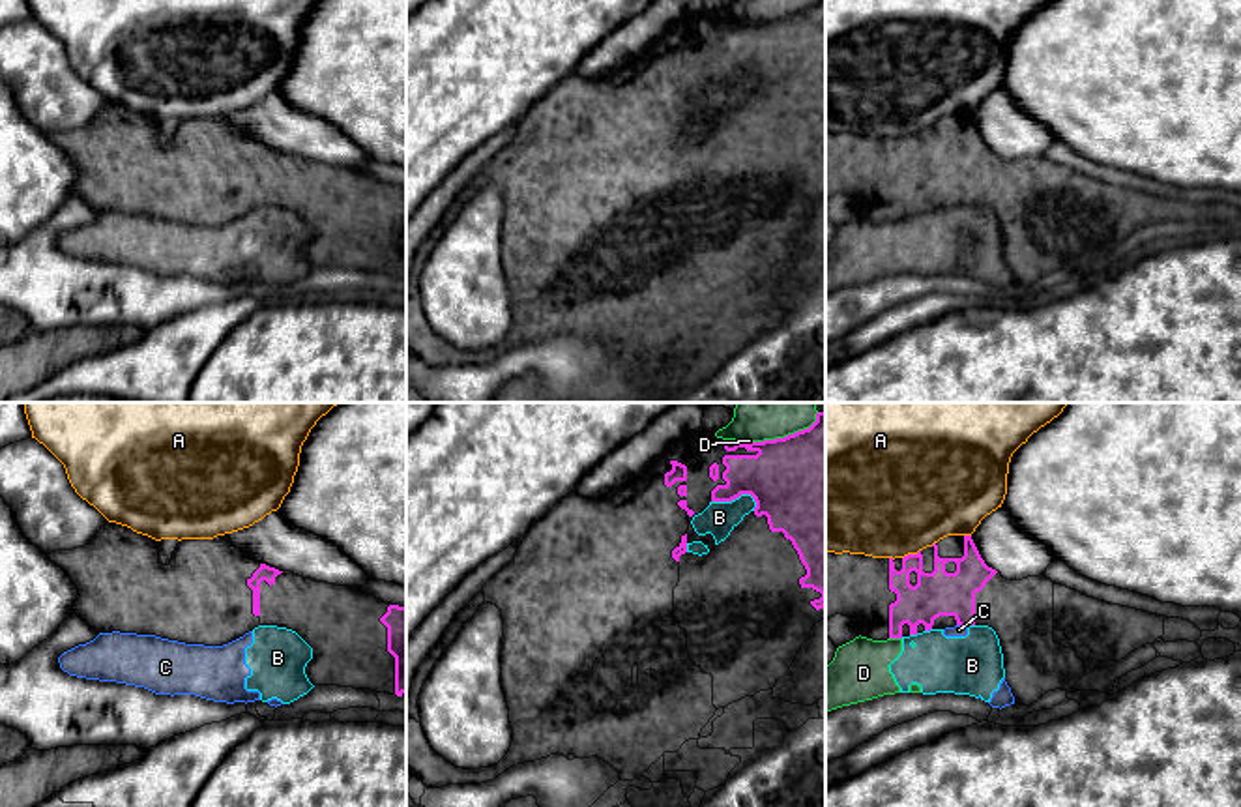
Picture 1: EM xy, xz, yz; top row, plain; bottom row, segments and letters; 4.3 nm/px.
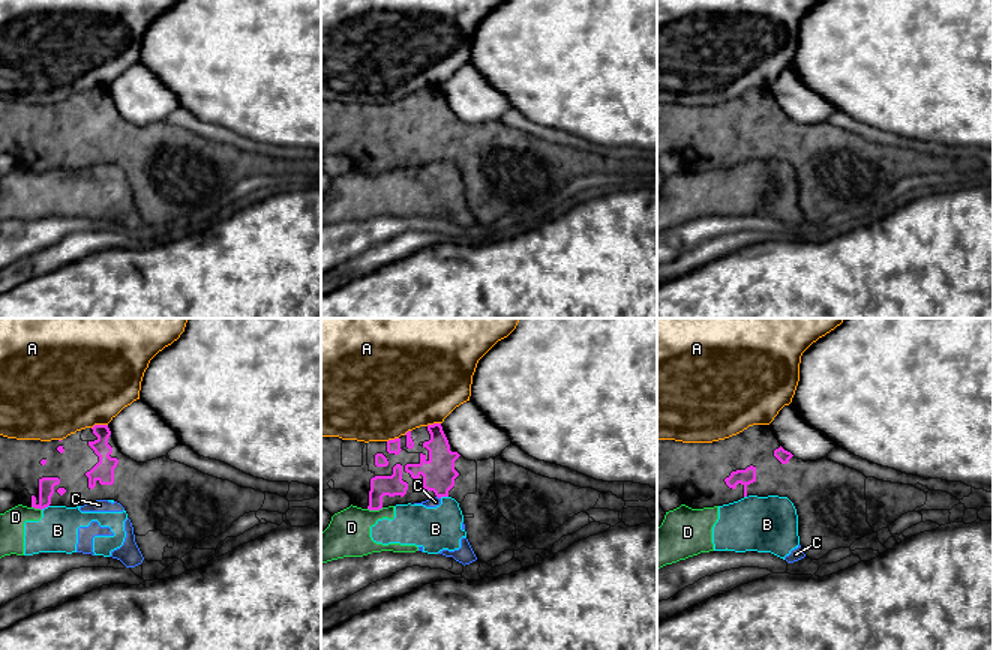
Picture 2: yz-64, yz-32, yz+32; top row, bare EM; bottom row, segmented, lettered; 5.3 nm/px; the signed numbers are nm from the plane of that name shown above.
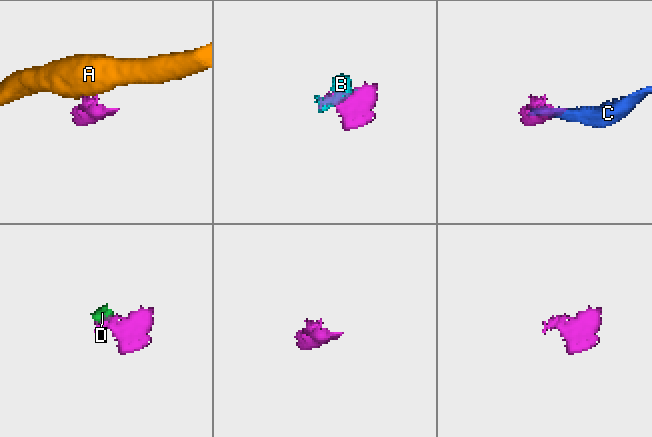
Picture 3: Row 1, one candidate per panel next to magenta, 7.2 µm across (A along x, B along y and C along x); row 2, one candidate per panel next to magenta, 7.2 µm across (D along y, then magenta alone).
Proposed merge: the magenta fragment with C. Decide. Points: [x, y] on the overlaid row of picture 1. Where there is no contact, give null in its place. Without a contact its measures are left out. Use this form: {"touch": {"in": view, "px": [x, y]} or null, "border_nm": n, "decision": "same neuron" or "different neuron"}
{"touch": {"in": "yz", "px": [963, 624]}, "border_nm": 50, "decision": "different neuron"}

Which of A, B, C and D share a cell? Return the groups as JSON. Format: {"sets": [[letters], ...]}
{"sets": [["A"], ["B", "C", "D"]]}

